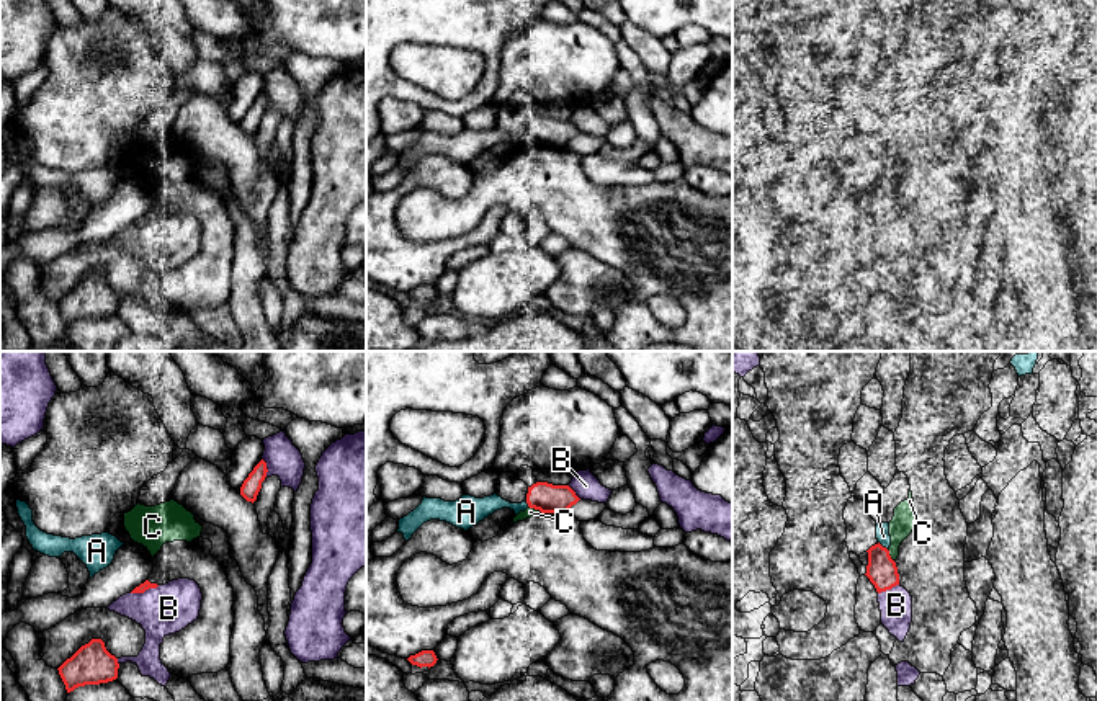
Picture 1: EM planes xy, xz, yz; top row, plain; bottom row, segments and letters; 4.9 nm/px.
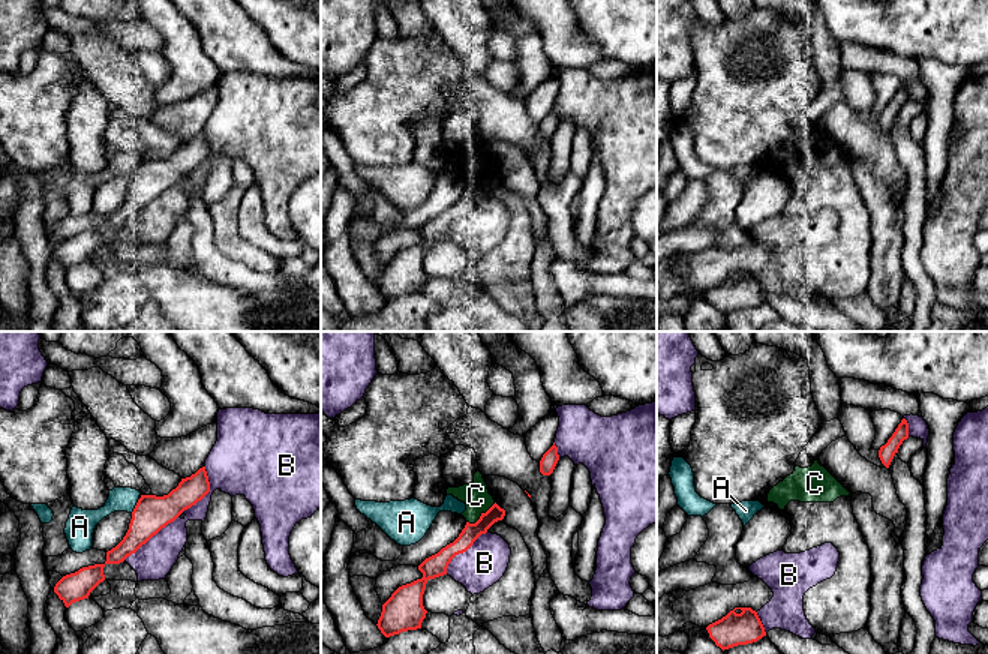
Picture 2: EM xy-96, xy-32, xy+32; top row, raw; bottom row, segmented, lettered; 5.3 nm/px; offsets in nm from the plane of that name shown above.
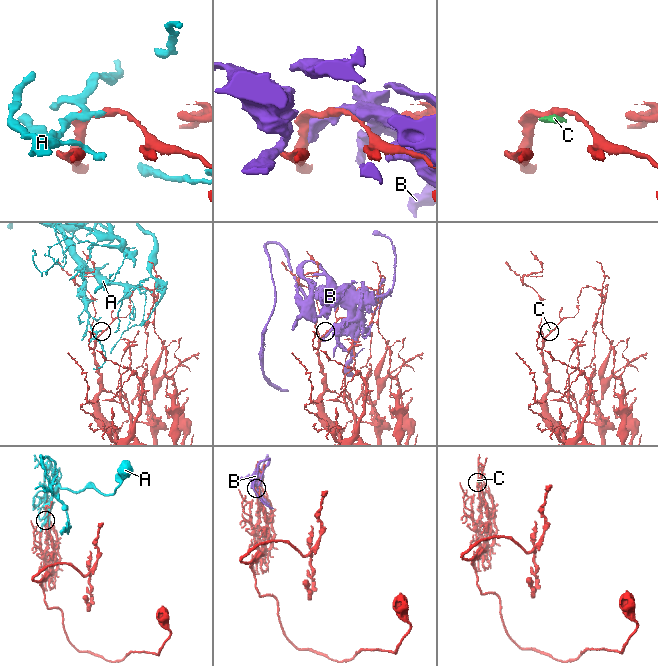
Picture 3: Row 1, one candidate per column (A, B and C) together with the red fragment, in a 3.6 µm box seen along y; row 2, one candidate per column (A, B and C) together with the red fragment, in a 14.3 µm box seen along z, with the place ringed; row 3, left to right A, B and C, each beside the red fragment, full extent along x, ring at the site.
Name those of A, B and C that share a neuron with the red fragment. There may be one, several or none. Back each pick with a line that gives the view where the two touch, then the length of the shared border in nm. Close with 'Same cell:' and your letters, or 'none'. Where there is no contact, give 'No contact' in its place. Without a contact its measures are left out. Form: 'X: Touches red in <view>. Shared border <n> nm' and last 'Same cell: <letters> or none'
Same cell: none

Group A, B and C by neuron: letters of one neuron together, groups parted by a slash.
A / B / C

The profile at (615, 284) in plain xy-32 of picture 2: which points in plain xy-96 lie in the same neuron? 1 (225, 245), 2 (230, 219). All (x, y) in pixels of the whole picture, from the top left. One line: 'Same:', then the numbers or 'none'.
Same: none

